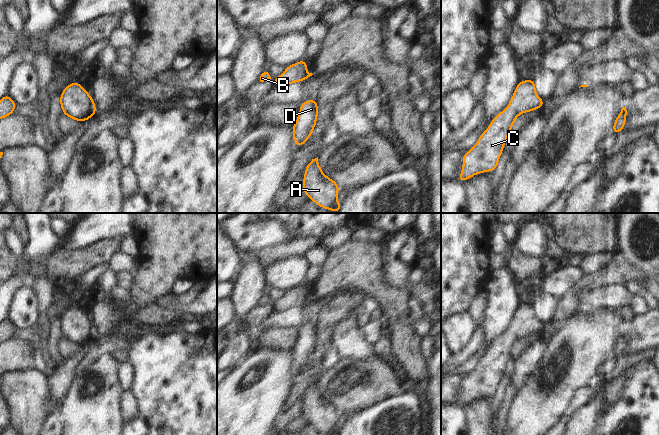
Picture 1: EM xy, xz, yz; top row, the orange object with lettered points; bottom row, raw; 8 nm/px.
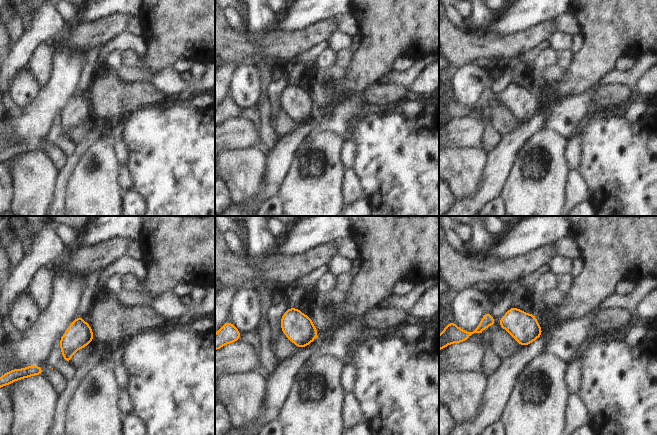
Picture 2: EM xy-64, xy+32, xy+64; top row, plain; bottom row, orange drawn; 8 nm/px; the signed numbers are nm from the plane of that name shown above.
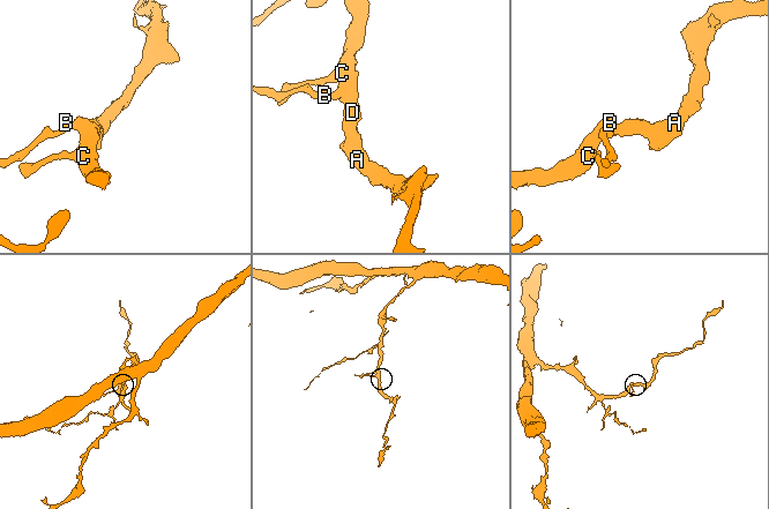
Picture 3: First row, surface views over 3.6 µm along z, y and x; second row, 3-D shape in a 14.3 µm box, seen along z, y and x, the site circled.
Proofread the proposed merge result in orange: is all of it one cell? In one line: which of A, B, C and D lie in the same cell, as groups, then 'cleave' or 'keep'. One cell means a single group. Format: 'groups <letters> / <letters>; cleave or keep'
groups A B C D; keep

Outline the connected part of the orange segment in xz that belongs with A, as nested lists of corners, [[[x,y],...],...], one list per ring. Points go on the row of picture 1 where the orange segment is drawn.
[[[318,157],[310,160],[305,168],[302,192],[318,206],[339,212],[343,205],[337,201],[339,190],[338,184],[322,172]]]

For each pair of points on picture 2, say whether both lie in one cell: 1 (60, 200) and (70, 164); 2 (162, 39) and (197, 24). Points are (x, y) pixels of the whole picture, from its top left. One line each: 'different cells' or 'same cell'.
1: same cell
2: same cell

